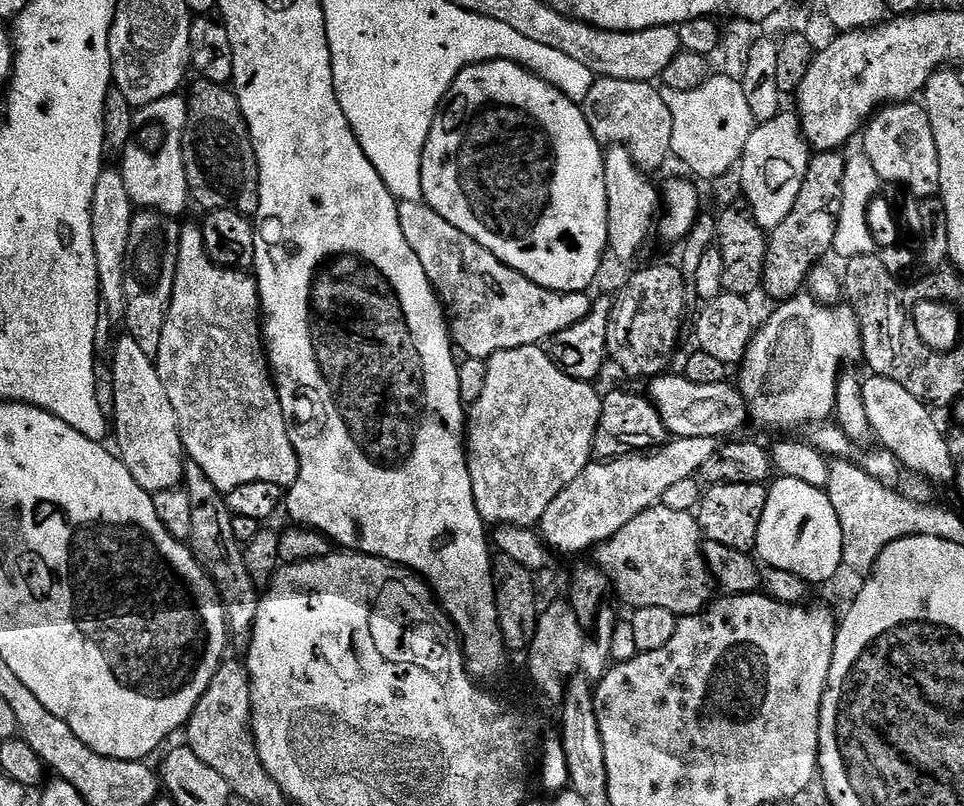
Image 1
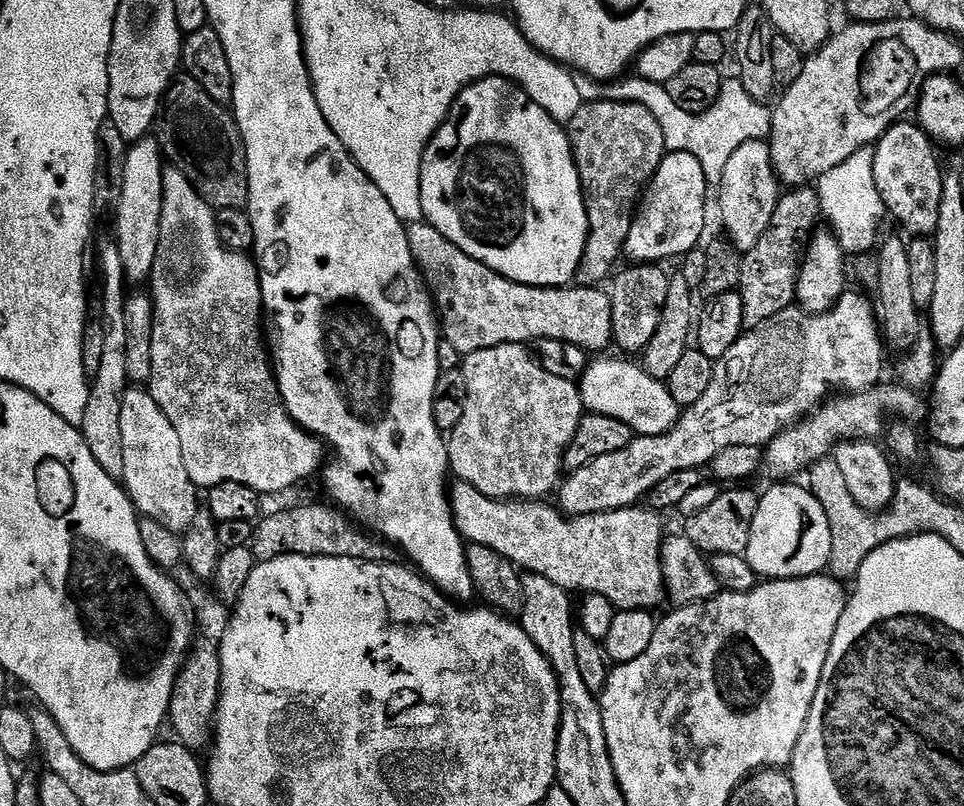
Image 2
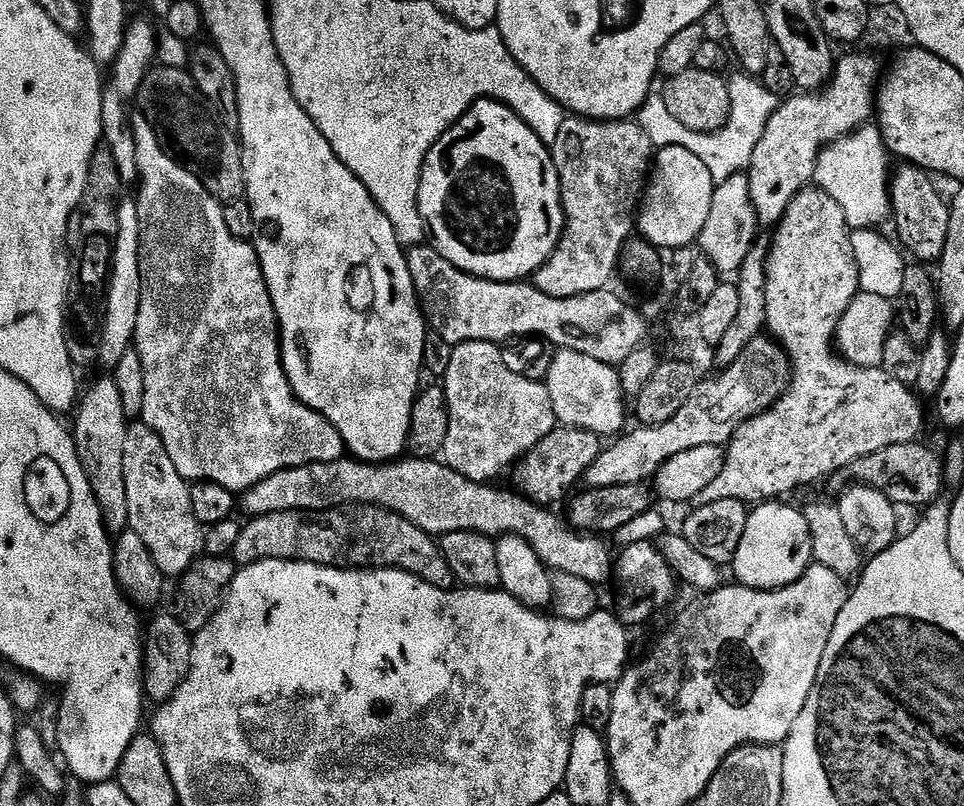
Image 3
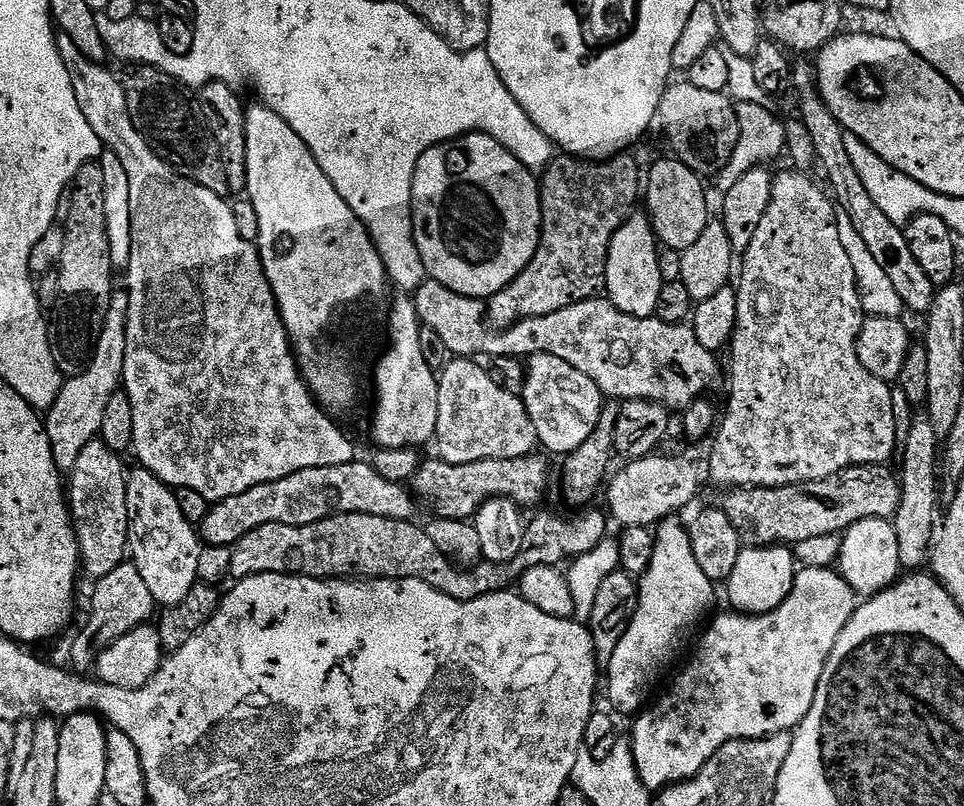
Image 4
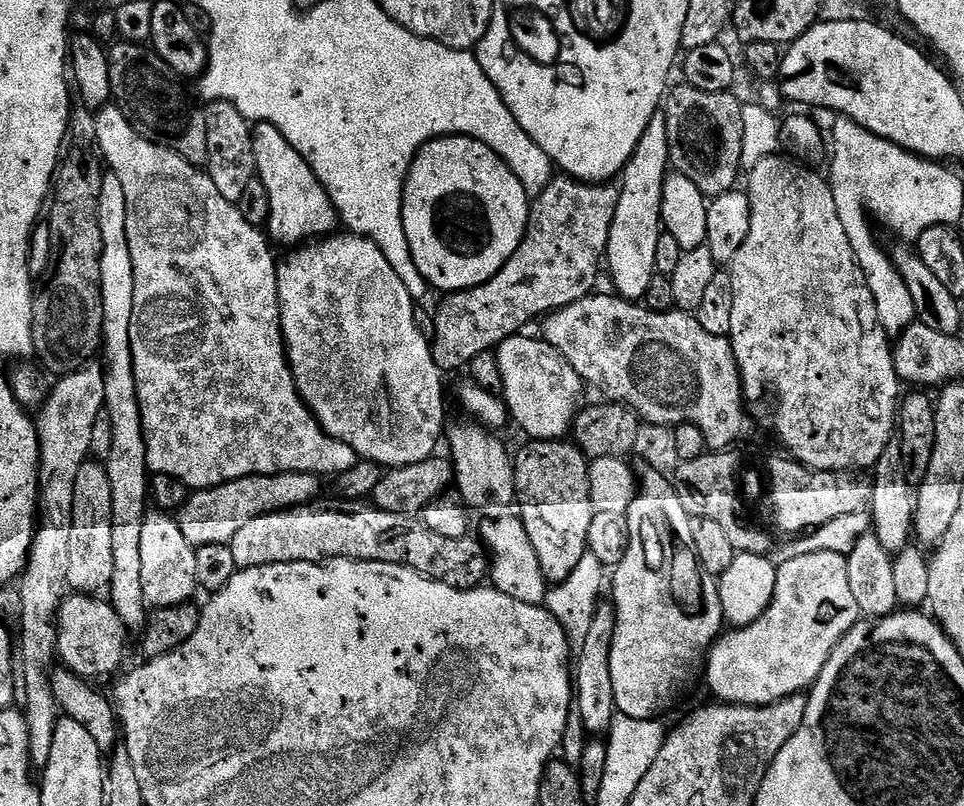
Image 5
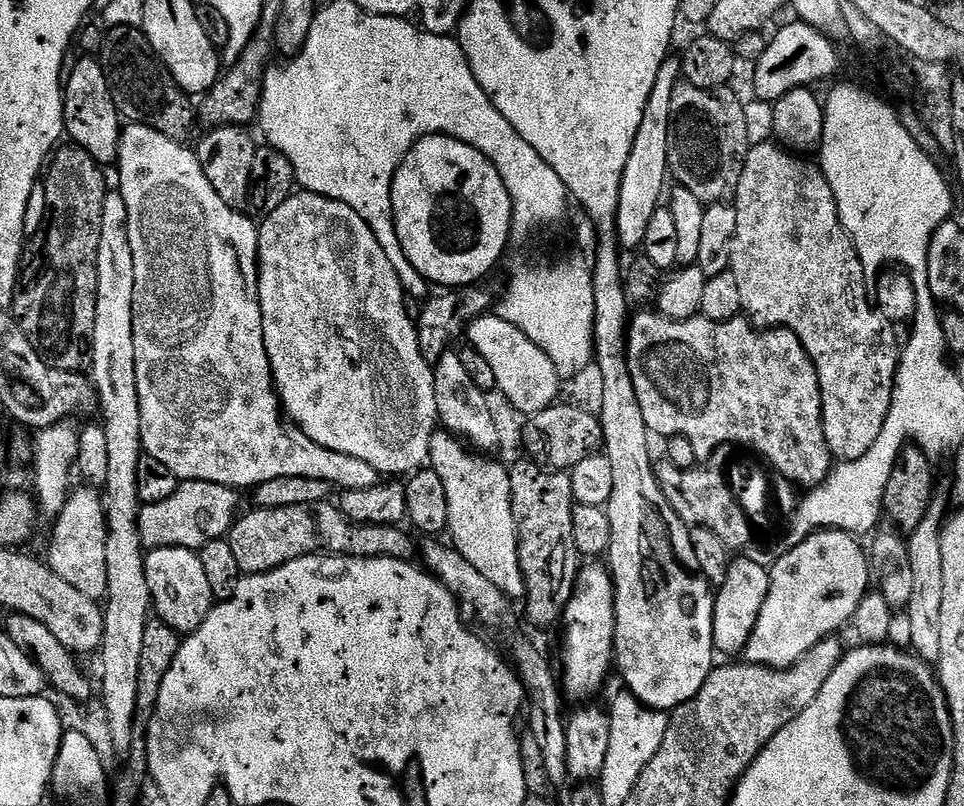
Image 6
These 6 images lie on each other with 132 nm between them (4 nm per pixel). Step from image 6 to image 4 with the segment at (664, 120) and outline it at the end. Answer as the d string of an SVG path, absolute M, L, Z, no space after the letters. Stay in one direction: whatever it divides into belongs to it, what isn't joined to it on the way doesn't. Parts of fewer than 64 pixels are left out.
M633 214L614 233L608 251L603 287L616 307L636 317L650 317L659 309L662 286L666 279L660 262L661 245L656 245L653 221L647 215Z

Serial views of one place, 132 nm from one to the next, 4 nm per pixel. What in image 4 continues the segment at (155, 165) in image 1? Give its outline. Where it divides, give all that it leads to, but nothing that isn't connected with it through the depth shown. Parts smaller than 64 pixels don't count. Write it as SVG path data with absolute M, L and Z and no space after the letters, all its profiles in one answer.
M113 291L110 310L106 310L106 322L96 338L90 359L83 365L85 368L77 376L72 376L69 380L67 377L61 383L60 393L52 407L47 409L46 431L50 438L50 446L54 450L54 460L61 473L70 474L74 470L74 462L78 462L78 454L82 454L85 446L99 433L102 414L106 414L106 402L110 402L112 395L121 387L126 362L127 325L127 291Z

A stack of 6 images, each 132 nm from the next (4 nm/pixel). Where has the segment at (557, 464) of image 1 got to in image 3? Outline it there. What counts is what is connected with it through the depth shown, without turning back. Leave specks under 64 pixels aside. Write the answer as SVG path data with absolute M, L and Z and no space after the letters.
M467 340L465 344L457 344L451 349L452 352L448 356L448 369L444 372L444 381L442 387L446 394L446 402L450 410L450 430L446 430L446 442L444 443L444 450L442 453L443 463L455 470L458 474L462 474L466 478L470 478L479 484L486 484L489 482L496 482L500 475L517 462L523 460L528 451L534 446L538 446L538 442L542 442L542 438L546 438L546 434L550 434L558 427L558 421L554 412L554 405L551 401L548 388L544 382L539 380L531 380L523 371L515 372L510 365L504 361L504 356L500 353L501 345L499 343L491 344L485 340Z

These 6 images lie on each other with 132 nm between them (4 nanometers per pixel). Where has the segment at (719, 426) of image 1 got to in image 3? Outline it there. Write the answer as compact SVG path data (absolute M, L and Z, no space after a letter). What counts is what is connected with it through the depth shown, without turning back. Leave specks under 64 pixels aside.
M559 349L552 356L551 368L544 383L554 405L557 421L563 427L586 429L597 434L605 434L604 432L616 432L612 434L618 434L624 430L622 428L626 422L624 412L626 394L621 388L619 369L615 365L600 362L588 354L582 354L580 351Z

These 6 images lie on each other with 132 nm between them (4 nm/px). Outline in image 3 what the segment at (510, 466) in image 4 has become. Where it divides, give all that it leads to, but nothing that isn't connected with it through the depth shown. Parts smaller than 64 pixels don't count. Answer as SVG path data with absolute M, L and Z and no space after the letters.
M558 426L550 434L546 434L546 438L542 438L542 442L538 442L538 446L531 448L520 462L521 493L527 496L529 500L533 500L534 503L545 506L556 506L552 504L558 503L559 500L561 502L567 501L570 493L577 487L575 484L579 480L581 483L587 477L590 466L599 458L602 451L602 443L600 444L600 440L601 437L590 430L563 426Z

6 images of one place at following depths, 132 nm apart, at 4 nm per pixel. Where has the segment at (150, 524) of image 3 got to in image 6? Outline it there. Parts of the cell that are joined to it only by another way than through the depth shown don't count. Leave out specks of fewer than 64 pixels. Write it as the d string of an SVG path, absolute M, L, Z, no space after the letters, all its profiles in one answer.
M185 548L152 550L147 553L144 569L159 623L177 634L196 633L214 607L210 582L206 582L206 570L202 570L200 556Z

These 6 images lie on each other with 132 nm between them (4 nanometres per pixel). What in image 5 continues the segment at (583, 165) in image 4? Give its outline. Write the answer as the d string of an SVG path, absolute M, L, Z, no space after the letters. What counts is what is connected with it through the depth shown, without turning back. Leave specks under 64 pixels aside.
M557 175L543 192L531 201L528 228L524 231L518 250L514 250L508 264L494 274L485 284L468 288L465 292L454 292L443 297L436 312L436 325L430 331L430 343L434 362L445 373L455 368L464 368L483 352L491 353L499 348L503 340L523 333L532 319L557 312L587 297L595 288L596 279L602 272L602 261L608 250L610 226L614 222L614 210L618 210L619 187L615 183L585 184L571 176Z

